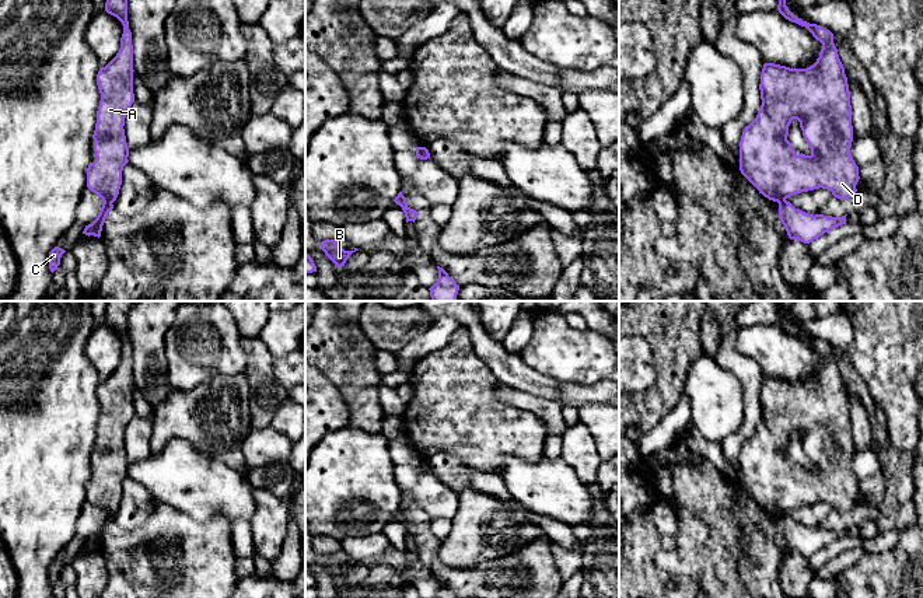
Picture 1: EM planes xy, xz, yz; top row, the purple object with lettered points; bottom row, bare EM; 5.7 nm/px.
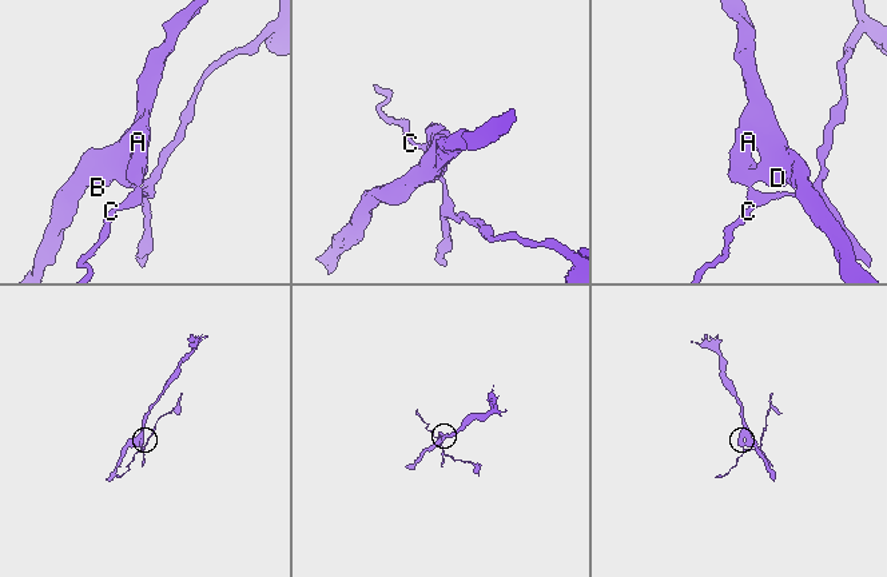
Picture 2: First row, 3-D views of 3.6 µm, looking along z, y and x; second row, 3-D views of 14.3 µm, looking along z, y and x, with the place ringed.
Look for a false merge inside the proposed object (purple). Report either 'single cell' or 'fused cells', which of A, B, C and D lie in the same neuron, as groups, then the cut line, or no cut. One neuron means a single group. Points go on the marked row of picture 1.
fused cells; A B D / C; cut in xy along (104, 200), (111, 203)

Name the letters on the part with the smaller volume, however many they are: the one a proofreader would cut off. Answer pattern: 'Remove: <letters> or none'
Remove: C

